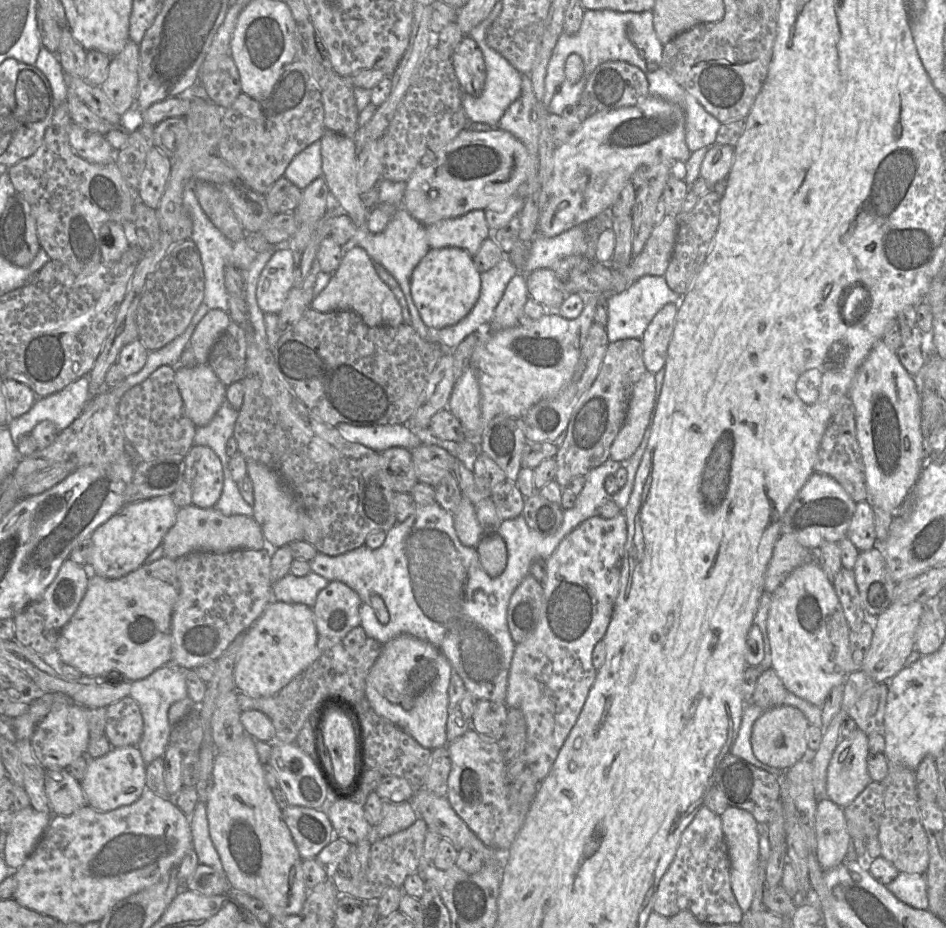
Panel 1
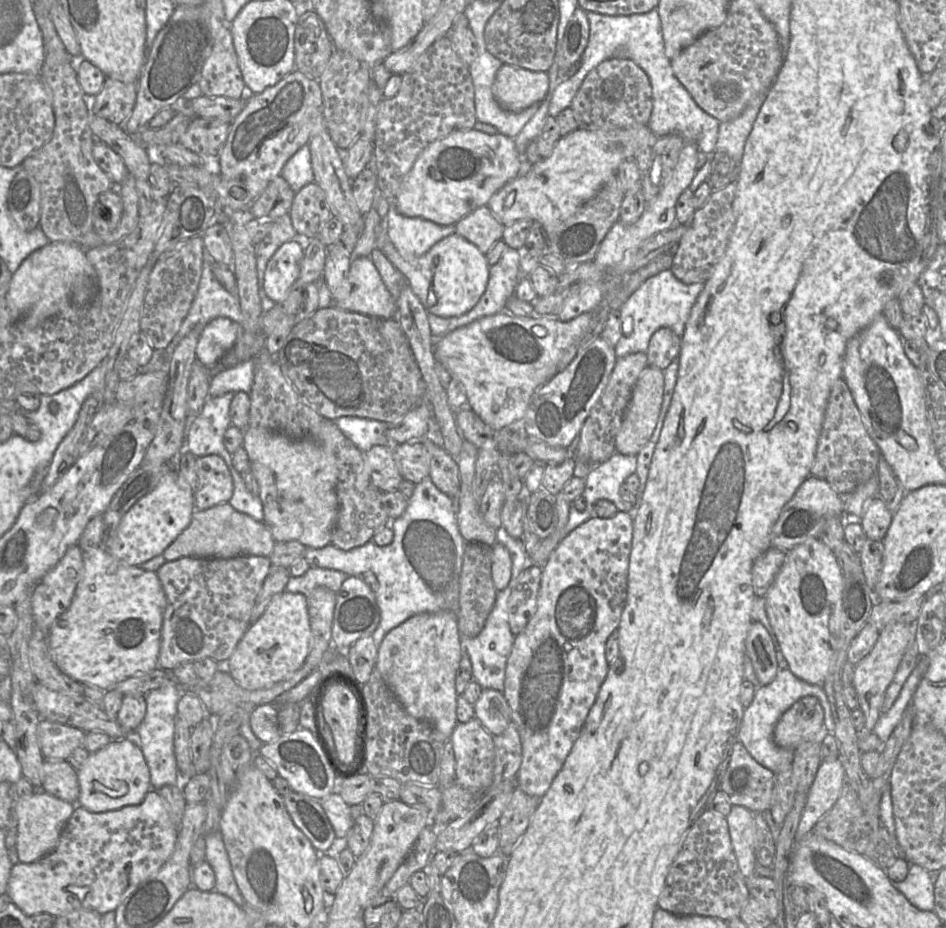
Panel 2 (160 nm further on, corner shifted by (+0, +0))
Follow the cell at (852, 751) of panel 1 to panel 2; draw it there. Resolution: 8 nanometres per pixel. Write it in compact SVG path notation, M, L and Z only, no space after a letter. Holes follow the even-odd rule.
M901 622L886 625L879 633L876 644L871 652L862 659L854 671L853 686L858 696L859 707L865 716L865 726L859 735L872 733L874 726L881 716L881 707L884 702L885 692L894 679L911 636L916 632L916 623L906 624Z

